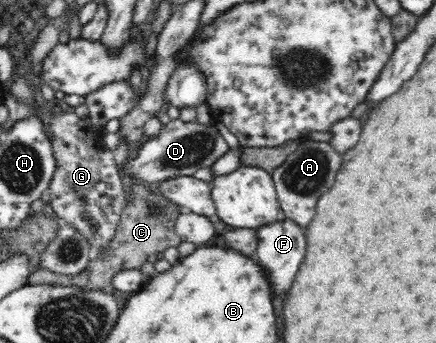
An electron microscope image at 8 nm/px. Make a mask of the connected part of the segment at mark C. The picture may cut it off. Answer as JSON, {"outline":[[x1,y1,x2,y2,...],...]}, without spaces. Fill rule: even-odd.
{"outline":[[135,183,134,203,128,203,121,213,121,221,116,237,111,241,107,253,98,258,93,257,83,273,77,277,61,275,49,270,49,268,31,271,28,277,28,285,60,285,61,287,78,287,83,291,102,291,113,294,112,279,116,273,125,269,140,269,146,262,147,256,157,251,165,251,169,247,179,247,182,242,180,236,175,232,175,221,181,212,181,207,169,201,163,195,151,194,148,187,142,183],[155,206,157,211,150,211]]}

